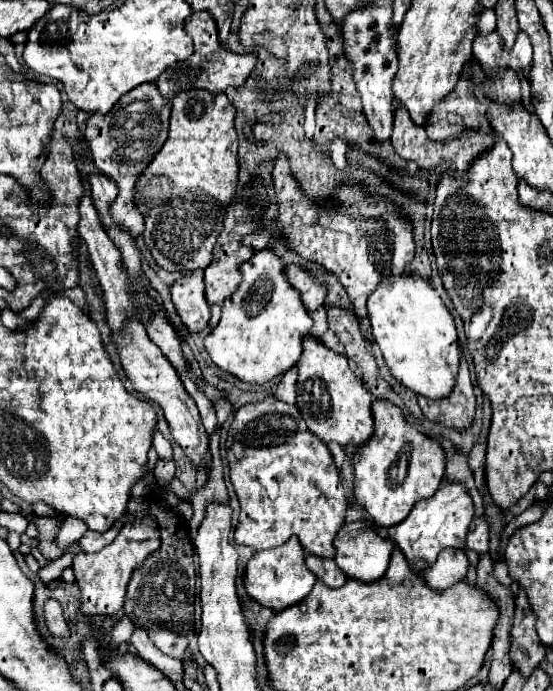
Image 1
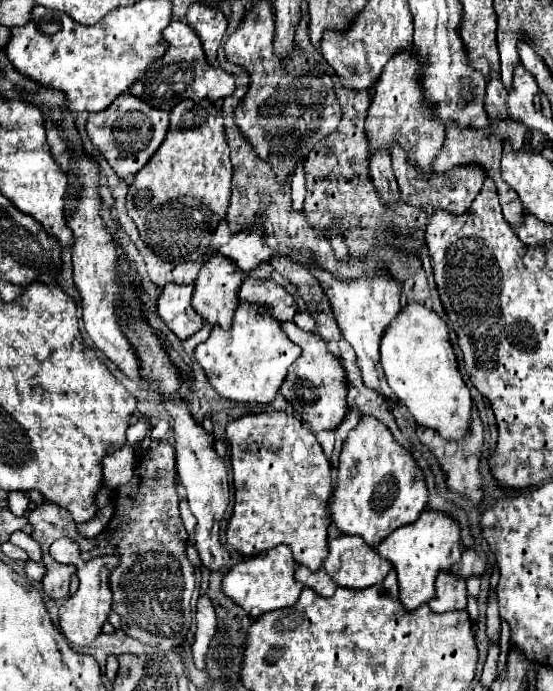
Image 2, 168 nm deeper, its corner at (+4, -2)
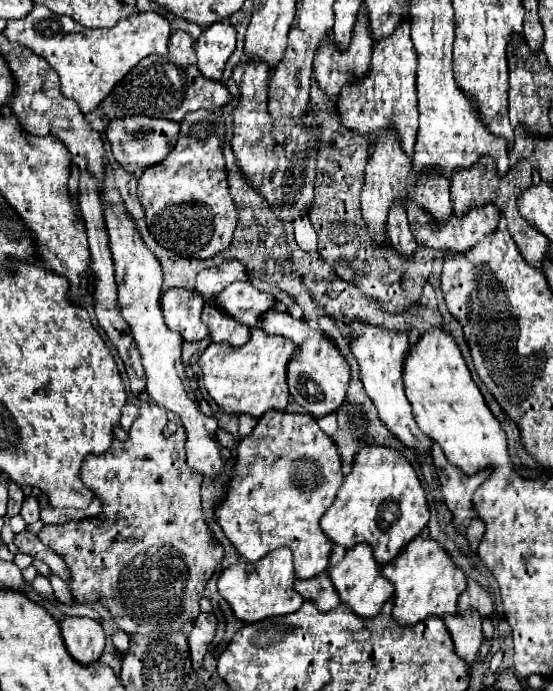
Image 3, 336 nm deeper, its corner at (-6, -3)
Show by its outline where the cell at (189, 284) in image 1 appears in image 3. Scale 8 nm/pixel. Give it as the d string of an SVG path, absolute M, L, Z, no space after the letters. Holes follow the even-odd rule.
M170 288L160 296L166 326L178 332L186 342L200 342L208 338L208 328L200 320L204 300L200 294L182 288Z

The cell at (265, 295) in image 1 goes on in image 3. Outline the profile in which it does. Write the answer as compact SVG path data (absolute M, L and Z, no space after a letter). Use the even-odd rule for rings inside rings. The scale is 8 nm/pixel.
M252 328L250 340L234 348L230 344L210 344L198 358L204 388L210 398L226 414L250 414L260 418L266 410L284 410L288 404L286 364L294 356L296 344L284 336L270 336L260 328Z

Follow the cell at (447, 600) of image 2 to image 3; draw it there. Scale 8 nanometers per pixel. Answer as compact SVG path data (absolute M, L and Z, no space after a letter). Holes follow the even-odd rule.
M468 610L464 616L444 616L444 624L452 636L454 652L470 668L476 664L476 656L482 644L482 618L478 612Z

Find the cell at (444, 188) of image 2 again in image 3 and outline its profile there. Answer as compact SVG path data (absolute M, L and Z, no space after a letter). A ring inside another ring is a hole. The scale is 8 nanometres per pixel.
M412 200L406 204L406 212L408 212L408 224L412 228L412 234L414 234L414 240L430 250L436 250L436 252L456 252L456 254L462 254L466 250L470 250L474 244L478 244L484 236L492 234L496 230L496 224L500 220L500 214L498 210L492 206L492 204L486 204L486 206L480 206L480 208L474 208L472 212L468 212L464 218L458 218L458 216L452 216L448 224L434 224L434 218L424 212L422 208L418 208L416 204L412 204Z

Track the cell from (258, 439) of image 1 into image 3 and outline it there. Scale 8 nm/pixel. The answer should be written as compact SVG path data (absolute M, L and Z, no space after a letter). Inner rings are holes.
M268 410L268 412L264 412L264 416L258 420L258 424L254 426L252 434L238 442L236 458L234 458L234 470L232 470L230 480L228 480L228 492L226 492L226 496L216 504L216 510L214 510L216 522L218 522L220 528L224 530L226 538L234 544L234 548L238 550L238 554L240 554L242 558L246 558L248 562L256 562L256 560L264 558L268 552L272 552L272 550L276 550L276 548L280 548L280 546L286 546L286 548L292 550L292 556L294 556L296 578L306 580L306 578L310 578L310 576L318 576L318 574L322 574L322 572L328 568L330 550L332 550L332 542L328 540L328 536L326 536L324 532L320 532L320 524L318 524L318 522L320 522L322 514L332 506L332 502L334 502L334 498L336 498L336 492L338 492L338 488L340 488L342 482L344 482L344 474L342 474L340 466L342 466L342 462L340 462L340 456L338 456L338 452L336 452L334 440L332 440L330 436L326 436L326 434L318 428L314 416L310 416L310 414L280 412L280 410Z

